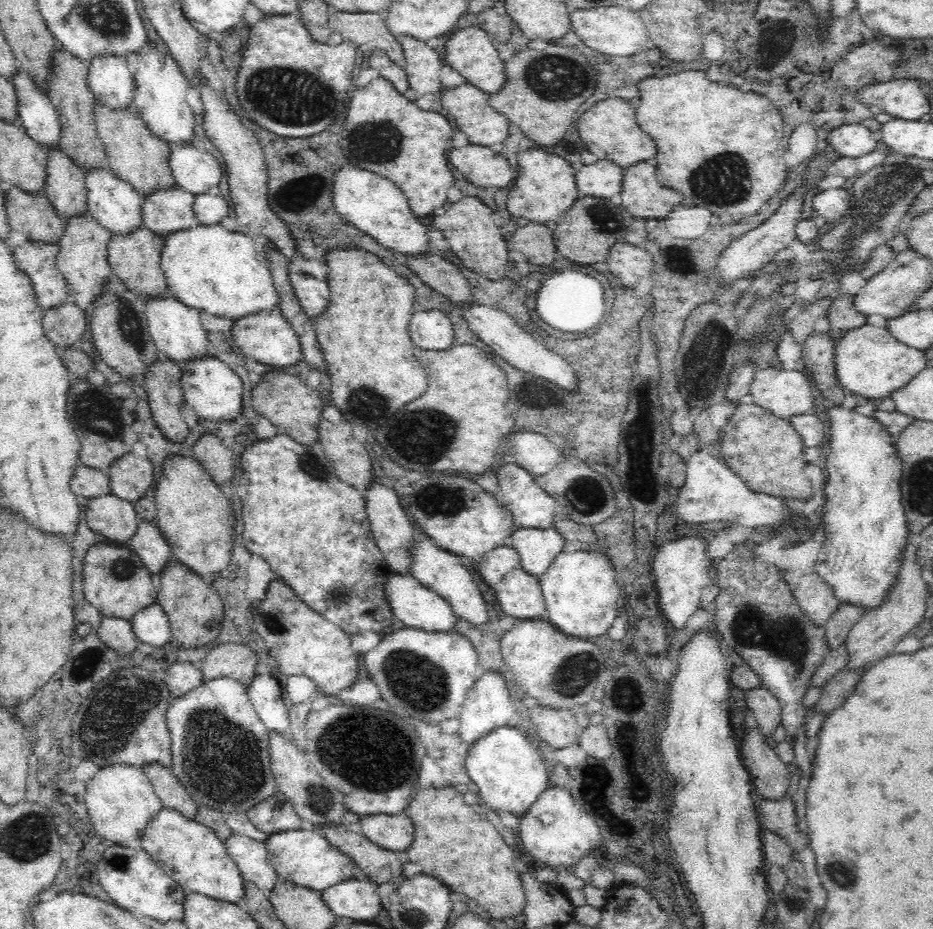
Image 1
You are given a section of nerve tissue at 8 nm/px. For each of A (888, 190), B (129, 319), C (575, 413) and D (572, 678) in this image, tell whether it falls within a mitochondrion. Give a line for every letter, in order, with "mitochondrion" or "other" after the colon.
A: mitochondrion
B: mitochondrion
C: other
D: mitochondrion

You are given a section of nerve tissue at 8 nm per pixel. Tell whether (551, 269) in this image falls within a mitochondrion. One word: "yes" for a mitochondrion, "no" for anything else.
no

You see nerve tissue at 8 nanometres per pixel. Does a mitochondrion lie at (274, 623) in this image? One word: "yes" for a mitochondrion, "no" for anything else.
yes

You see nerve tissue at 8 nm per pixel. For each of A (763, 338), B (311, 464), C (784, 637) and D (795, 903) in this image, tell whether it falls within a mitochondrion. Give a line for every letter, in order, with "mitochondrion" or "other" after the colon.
A: mitochondrion
B: mitochondrion
C: mitochondrion
D: mitochondrion

